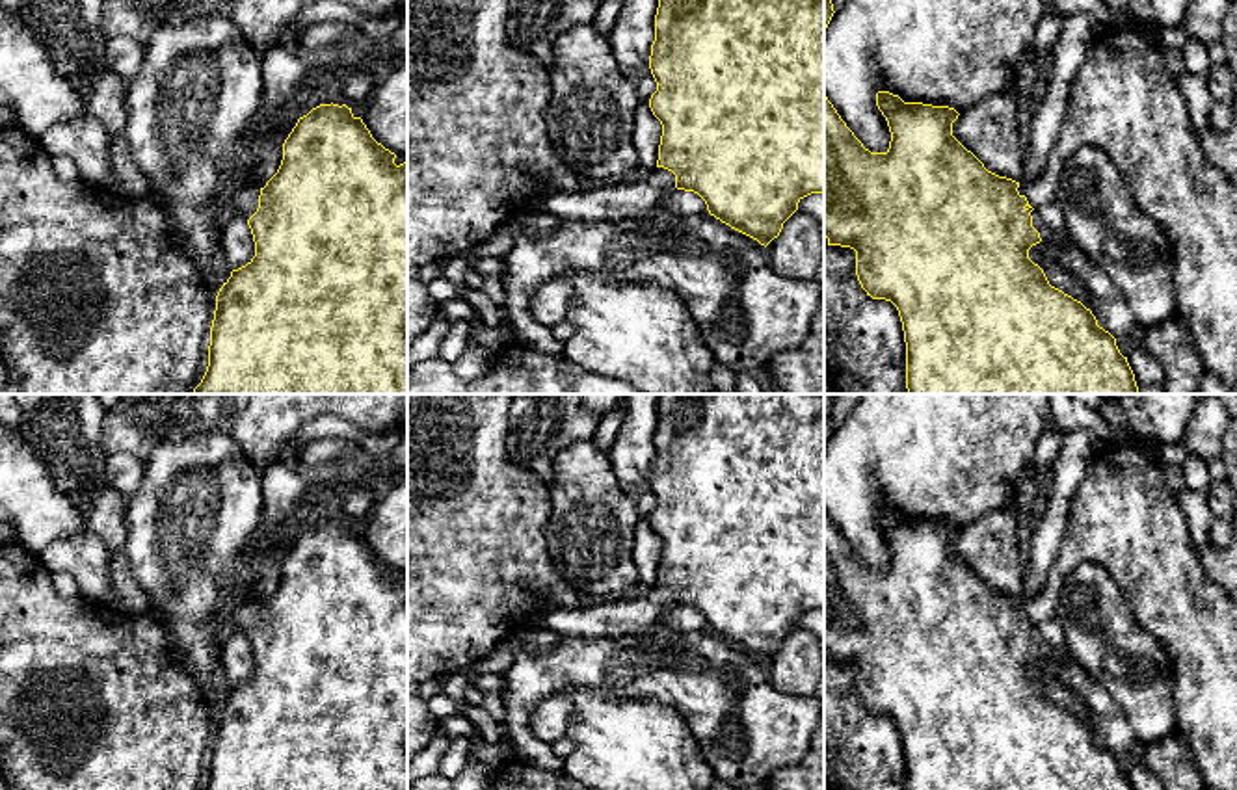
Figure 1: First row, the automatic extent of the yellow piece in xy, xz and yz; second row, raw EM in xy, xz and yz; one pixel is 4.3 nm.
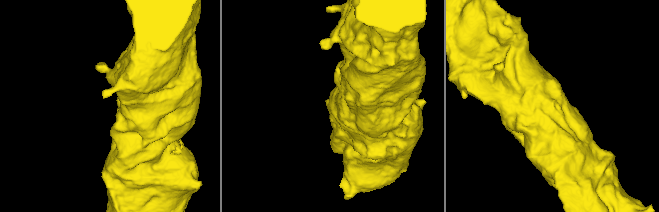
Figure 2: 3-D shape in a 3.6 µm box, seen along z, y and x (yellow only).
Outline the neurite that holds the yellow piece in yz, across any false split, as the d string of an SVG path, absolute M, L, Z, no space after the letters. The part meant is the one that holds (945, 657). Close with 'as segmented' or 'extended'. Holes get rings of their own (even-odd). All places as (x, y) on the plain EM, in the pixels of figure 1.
M889 507L876 509L876 522L887 537L891 558L885 569L871 569L854 552L824 509L824 652L828 662L856 667L856 691L861 704L872 716L891 718L900 732L906 758L906 790L1133 790L1127 773L1116 762L1116 755L1097 742L1096 732L1081 718L1049 701L1044 686L1029 675L1029 665L1042 658L1044 643L1019 599L999 593L967 567L954 552L952 539L958 528L949 522L904 519Z; extended

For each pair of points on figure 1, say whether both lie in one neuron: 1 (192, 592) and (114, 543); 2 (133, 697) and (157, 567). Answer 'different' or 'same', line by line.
1: different
2: different

